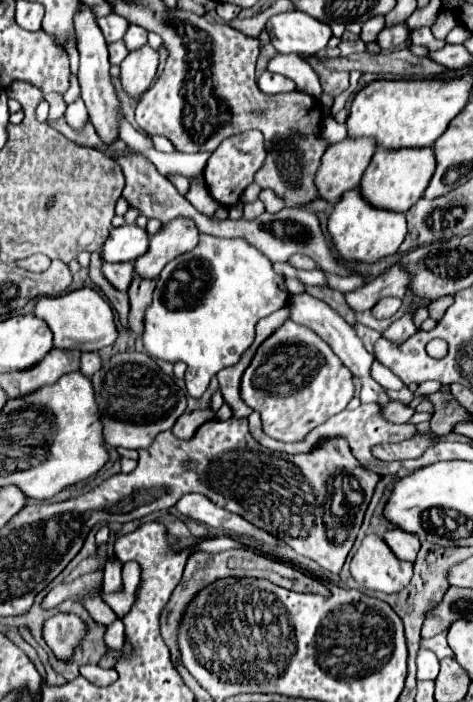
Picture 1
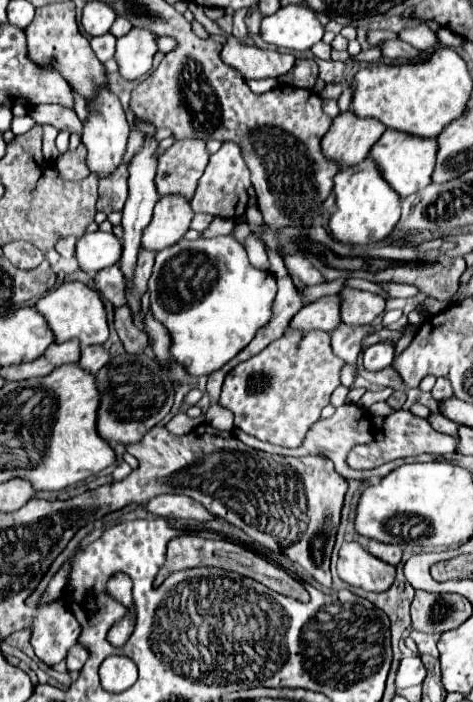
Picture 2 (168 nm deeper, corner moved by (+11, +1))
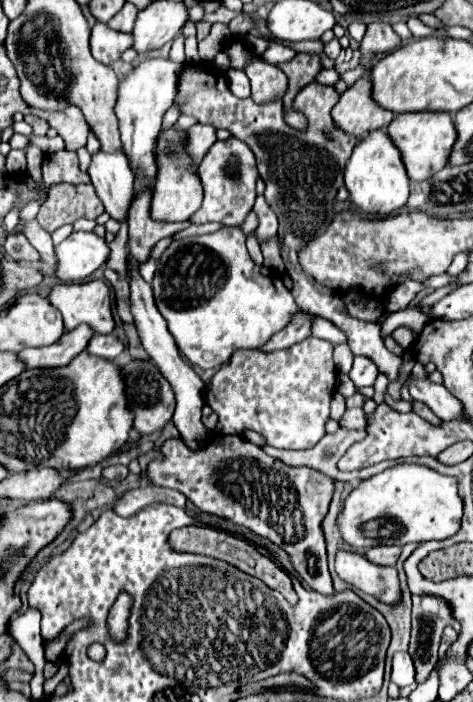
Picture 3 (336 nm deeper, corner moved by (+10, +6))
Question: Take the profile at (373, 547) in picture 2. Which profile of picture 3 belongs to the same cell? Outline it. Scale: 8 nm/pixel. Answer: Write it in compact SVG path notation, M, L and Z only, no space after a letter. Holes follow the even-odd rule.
M374 546L366 552L366 558L374 564L382 564L382 566L394 566L398 556L400 556L402 548L400 546Z

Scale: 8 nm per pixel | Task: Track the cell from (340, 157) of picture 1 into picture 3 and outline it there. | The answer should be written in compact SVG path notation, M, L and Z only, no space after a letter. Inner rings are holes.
M360 78L340 96L332 110L332 118L334 124L338 124L338 128L342 128L348 136L362 140L370 132L386 128L394 114L370 98L370 82Z

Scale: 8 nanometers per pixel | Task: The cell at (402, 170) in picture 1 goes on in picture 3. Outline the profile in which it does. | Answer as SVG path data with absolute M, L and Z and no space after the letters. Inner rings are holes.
M420 112L420 114L398 114L386 128L390 140L402 154L402 162L410 180L428 180L434 172L448 164L450 150L456 142L456 130L452 114L446 112Z

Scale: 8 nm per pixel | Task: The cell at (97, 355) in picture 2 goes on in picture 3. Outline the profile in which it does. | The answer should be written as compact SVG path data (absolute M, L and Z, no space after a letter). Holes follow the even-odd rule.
M94 334L86 350L88 350L92 356L104 358L104 360L114 360L114 358L124 350L124 344L122 344L114 334L108 334L108 336Z

